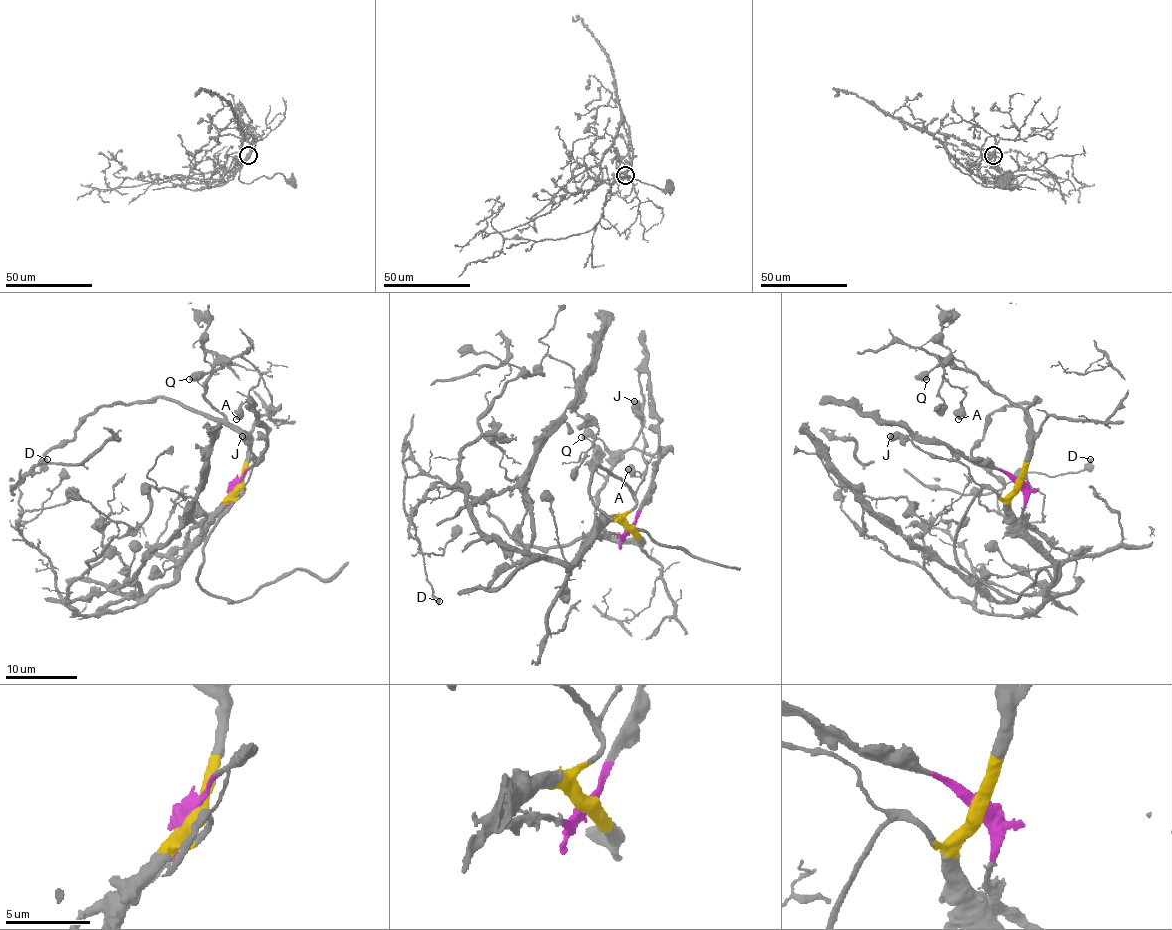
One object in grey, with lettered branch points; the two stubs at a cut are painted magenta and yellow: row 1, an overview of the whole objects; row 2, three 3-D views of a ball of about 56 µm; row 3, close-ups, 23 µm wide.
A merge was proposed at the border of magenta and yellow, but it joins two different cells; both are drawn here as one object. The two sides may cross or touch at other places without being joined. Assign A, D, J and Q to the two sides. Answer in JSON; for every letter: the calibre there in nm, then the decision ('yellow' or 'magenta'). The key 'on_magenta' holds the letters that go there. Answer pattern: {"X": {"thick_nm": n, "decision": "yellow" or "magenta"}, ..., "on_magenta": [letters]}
{"A": {"thick_nm": 600, "decision": "yellow"}, "D": {"thick_nm": 360, "decision": "yellow"}, "J": {"thick_nm": 650, "decision": "yellow"}, "Q": {"thick_nm": 600, "decision": "yellow"}, "on_magenta": []}

